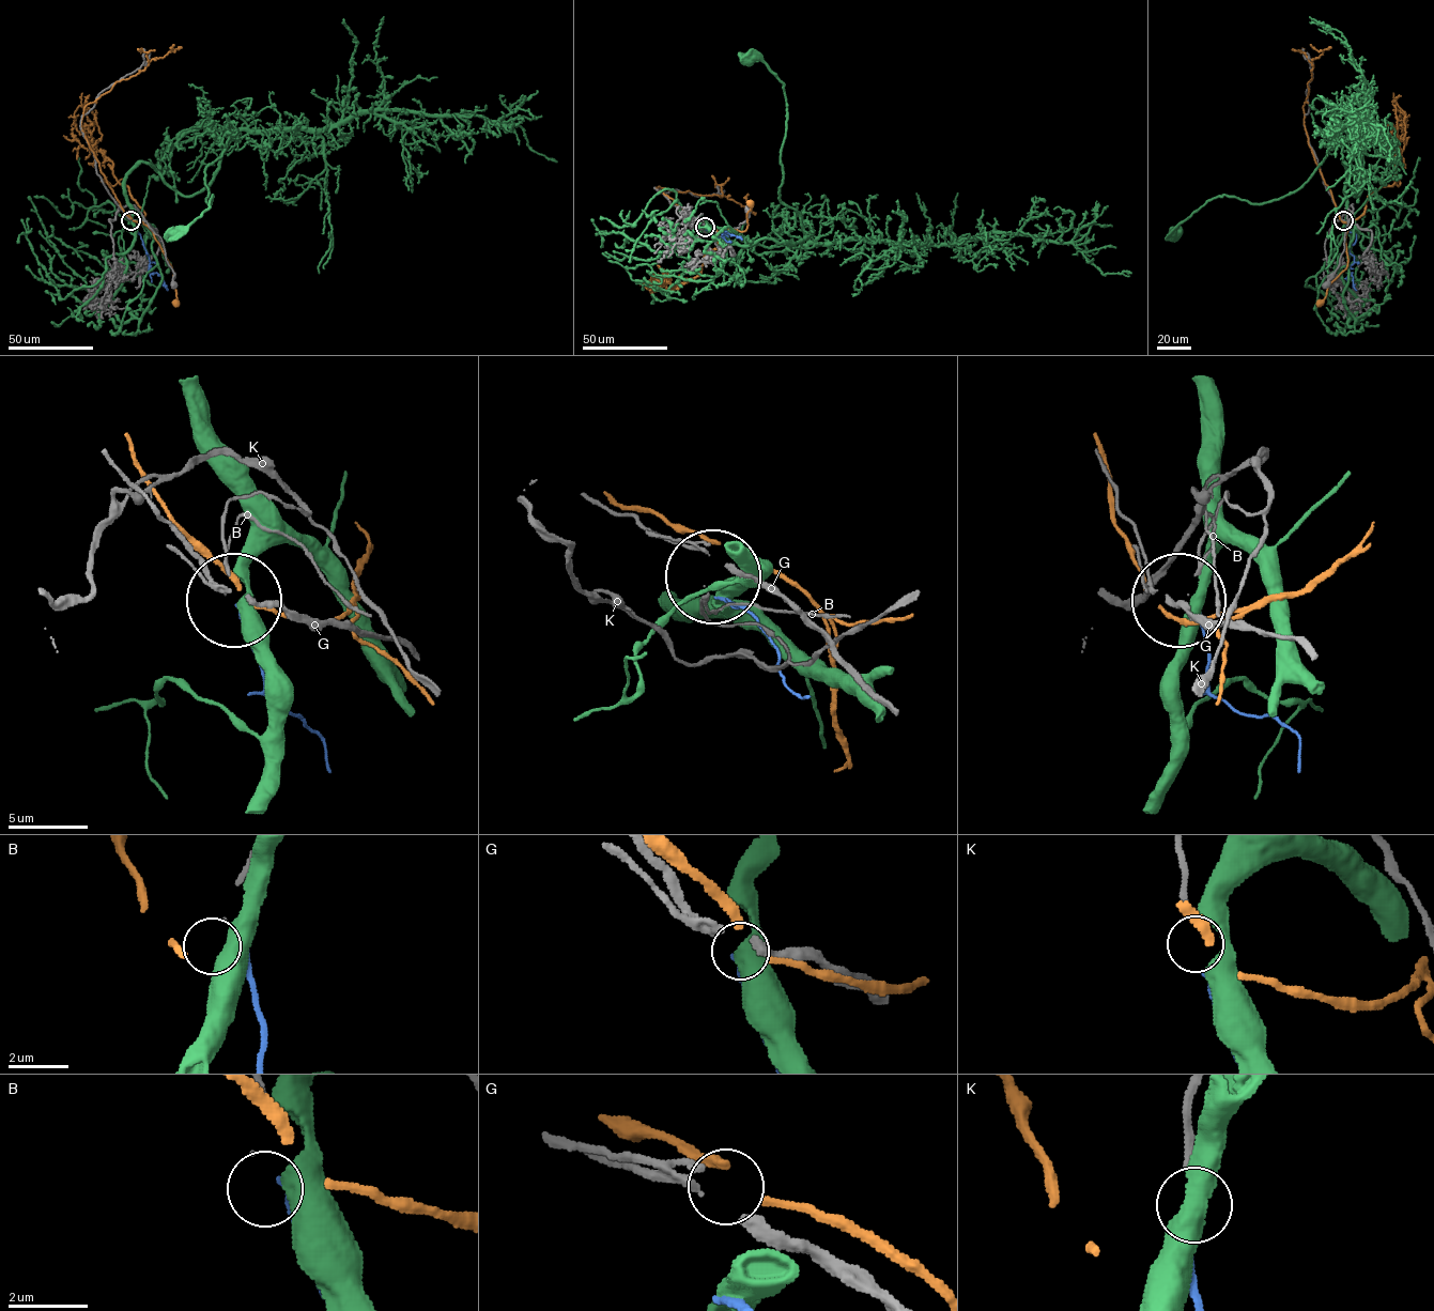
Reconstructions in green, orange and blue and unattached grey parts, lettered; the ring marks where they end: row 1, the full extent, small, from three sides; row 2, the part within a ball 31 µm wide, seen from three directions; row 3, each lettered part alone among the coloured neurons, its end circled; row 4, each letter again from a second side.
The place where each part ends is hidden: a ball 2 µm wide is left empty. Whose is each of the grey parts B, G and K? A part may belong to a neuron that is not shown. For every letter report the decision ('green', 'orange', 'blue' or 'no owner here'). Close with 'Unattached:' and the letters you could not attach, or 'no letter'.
B: no owner here
G: no owner here
K: blue
Unattached: B, G

